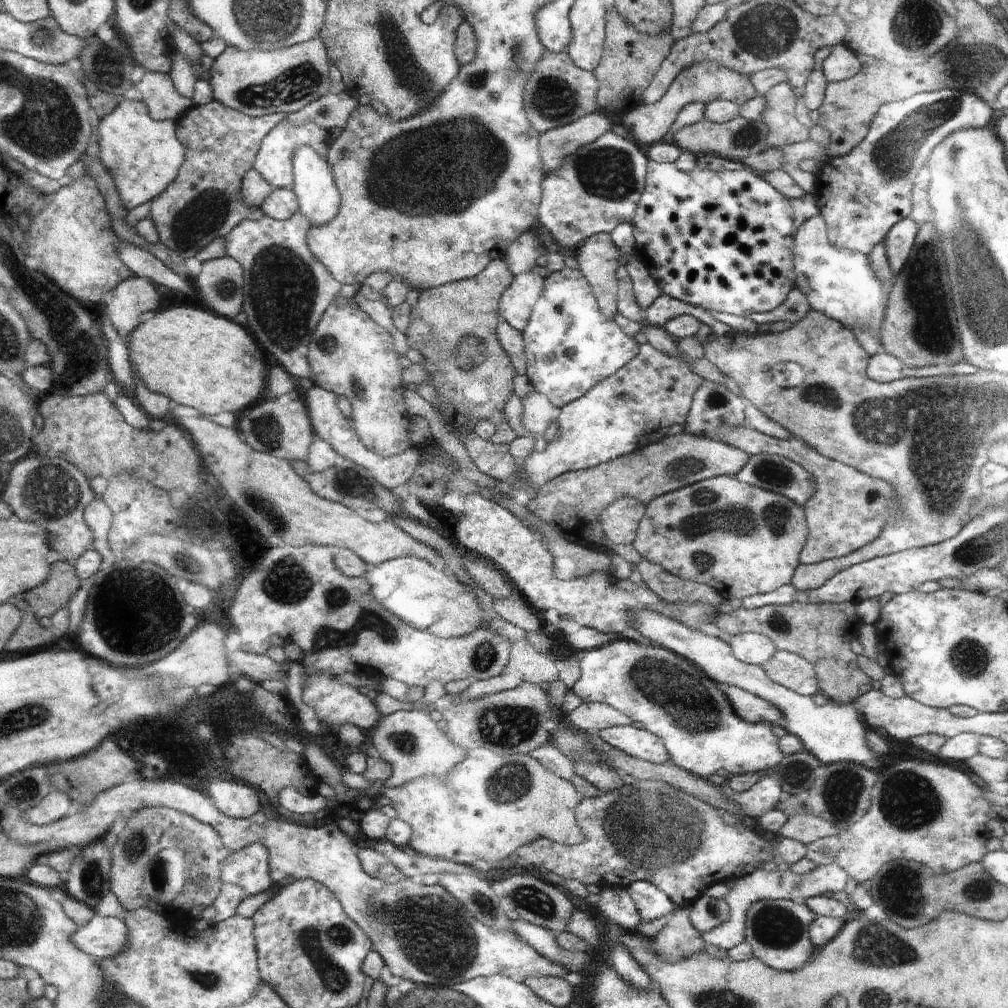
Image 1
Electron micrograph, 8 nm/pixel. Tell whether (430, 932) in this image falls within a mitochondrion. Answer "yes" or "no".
yes

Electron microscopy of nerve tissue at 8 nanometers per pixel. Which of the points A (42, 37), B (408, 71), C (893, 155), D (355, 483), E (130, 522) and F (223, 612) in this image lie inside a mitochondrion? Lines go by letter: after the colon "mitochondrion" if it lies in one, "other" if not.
A: mitochondrion
B: mitochondrion
C: mitochondrion
D: mitochondrion
E: other
F: other

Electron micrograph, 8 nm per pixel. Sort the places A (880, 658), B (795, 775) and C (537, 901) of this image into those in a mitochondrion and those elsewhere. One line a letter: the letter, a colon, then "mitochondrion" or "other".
A: other
B: mitochondrion
C: mitochondrion

